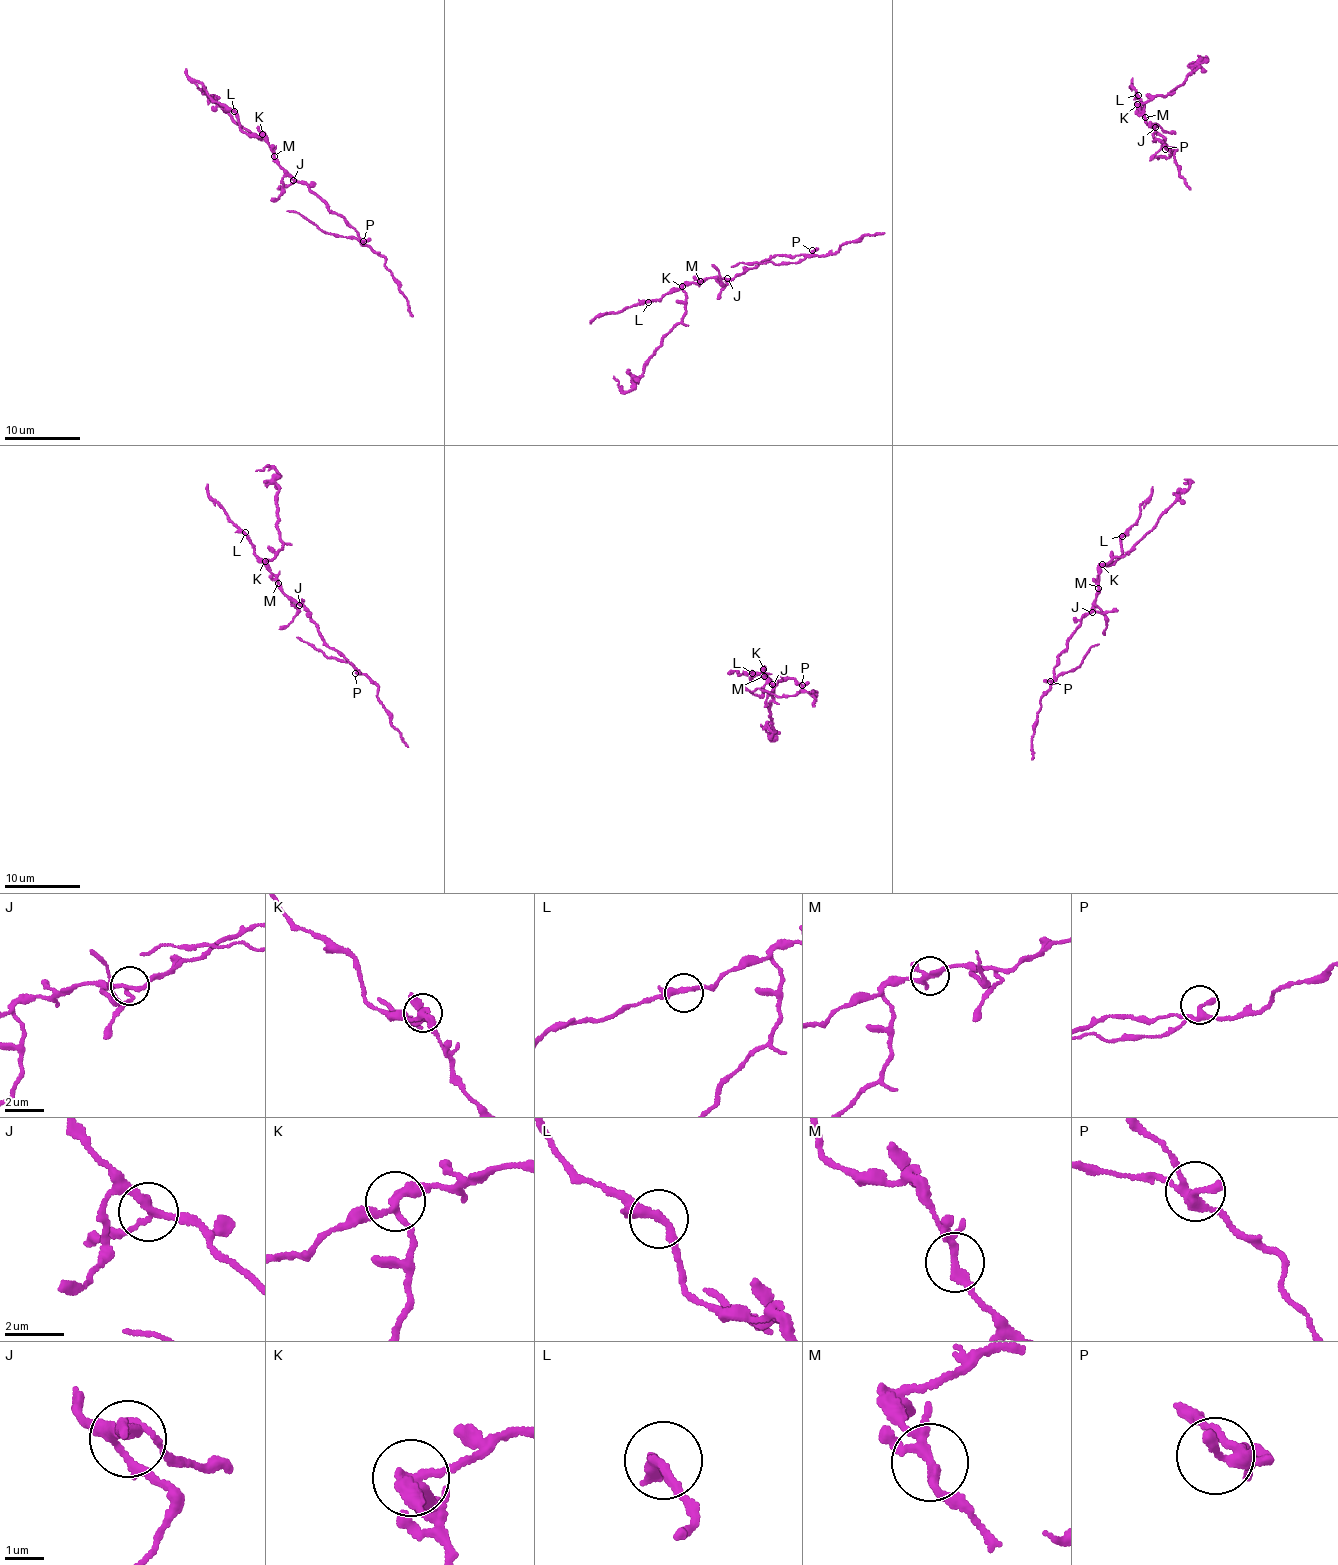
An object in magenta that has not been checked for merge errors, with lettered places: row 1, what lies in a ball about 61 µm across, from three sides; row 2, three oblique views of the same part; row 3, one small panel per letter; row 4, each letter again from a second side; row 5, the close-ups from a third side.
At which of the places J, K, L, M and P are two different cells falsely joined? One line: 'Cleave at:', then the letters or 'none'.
Cleave at: K

